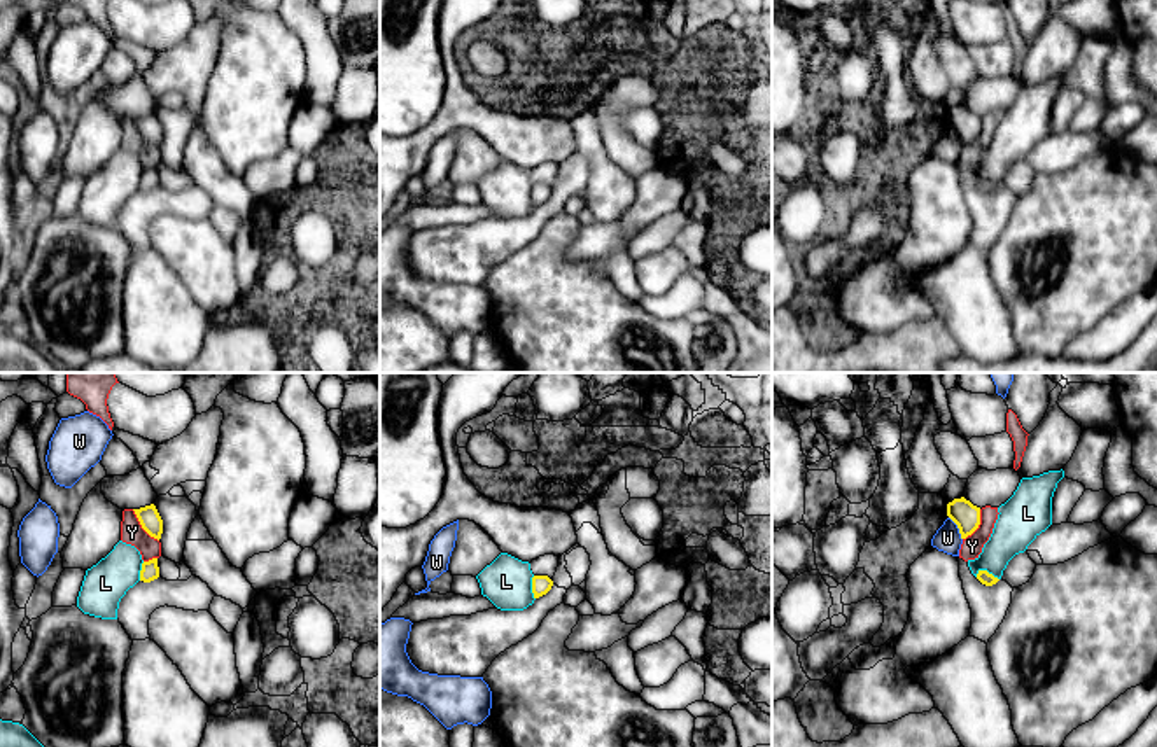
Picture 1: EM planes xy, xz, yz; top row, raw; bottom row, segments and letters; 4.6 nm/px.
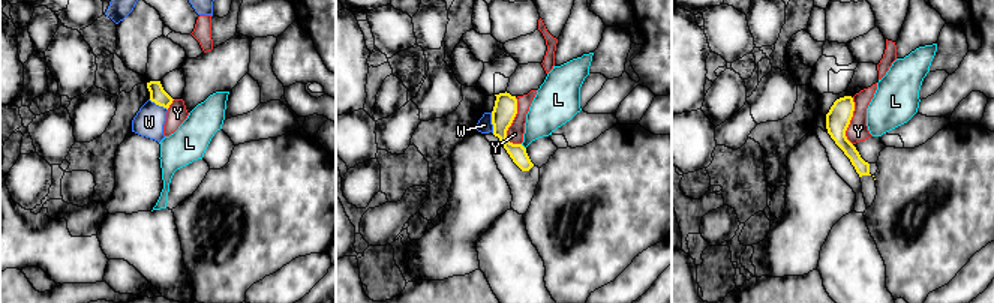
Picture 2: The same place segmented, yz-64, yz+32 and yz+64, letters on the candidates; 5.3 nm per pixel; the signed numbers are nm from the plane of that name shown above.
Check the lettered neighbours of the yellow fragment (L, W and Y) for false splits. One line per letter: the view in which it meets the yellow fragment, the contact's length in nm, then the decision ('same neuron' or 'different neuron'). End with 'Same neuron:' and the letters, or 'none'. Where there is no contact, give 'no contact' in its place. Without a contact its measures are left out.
L: contact in yz; length 110 nm; different neuron
W: contact in yz; length 130 nm; different neuron
Y: contact in xy; length 200 nm; different neuron
Same neuron: none

